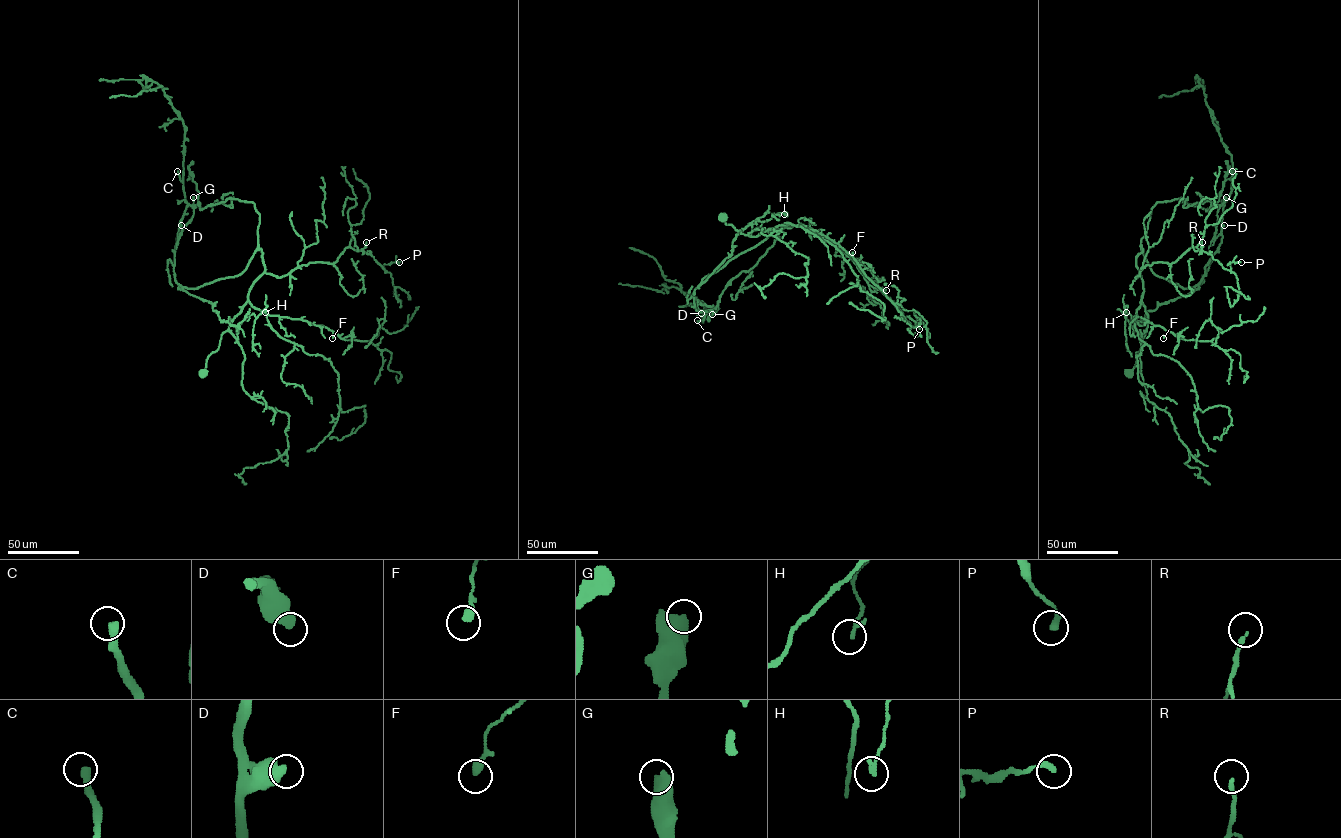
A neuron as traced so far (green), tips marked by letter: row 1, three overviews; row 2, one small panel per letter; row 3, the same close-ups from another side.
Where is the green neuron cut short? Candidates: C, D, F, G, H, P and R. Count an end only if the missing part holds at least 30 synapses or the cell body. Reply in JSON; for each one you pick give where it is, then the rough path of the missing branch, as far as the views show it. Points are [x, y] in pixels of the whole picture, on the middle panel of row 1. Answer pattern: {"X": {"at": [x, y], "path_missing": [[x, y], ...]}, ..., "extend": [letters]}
{"C": {"at": [697, 320], "path_missing": [[697, 320], [675, 315], [663, 302], [665, 295]]}, "extend": ["C"]}

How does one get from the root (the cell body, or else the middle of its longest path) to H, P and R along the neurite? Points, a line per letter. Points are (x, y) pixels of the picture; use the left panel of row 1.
H: (203, 372), (207, 358), (217, 350), (230, 323), (239, 324), (253, 313), (257, 318), (268, 305), (265, 312)
P: (203, 372), (264, 273), (332, 264), (349, 247), (385, 270), (399, 262)
R: (203, 372), (263, 274), (281, 277), (309, 263), (332, 264), (346, 248), (360, 250), (366, 242)

